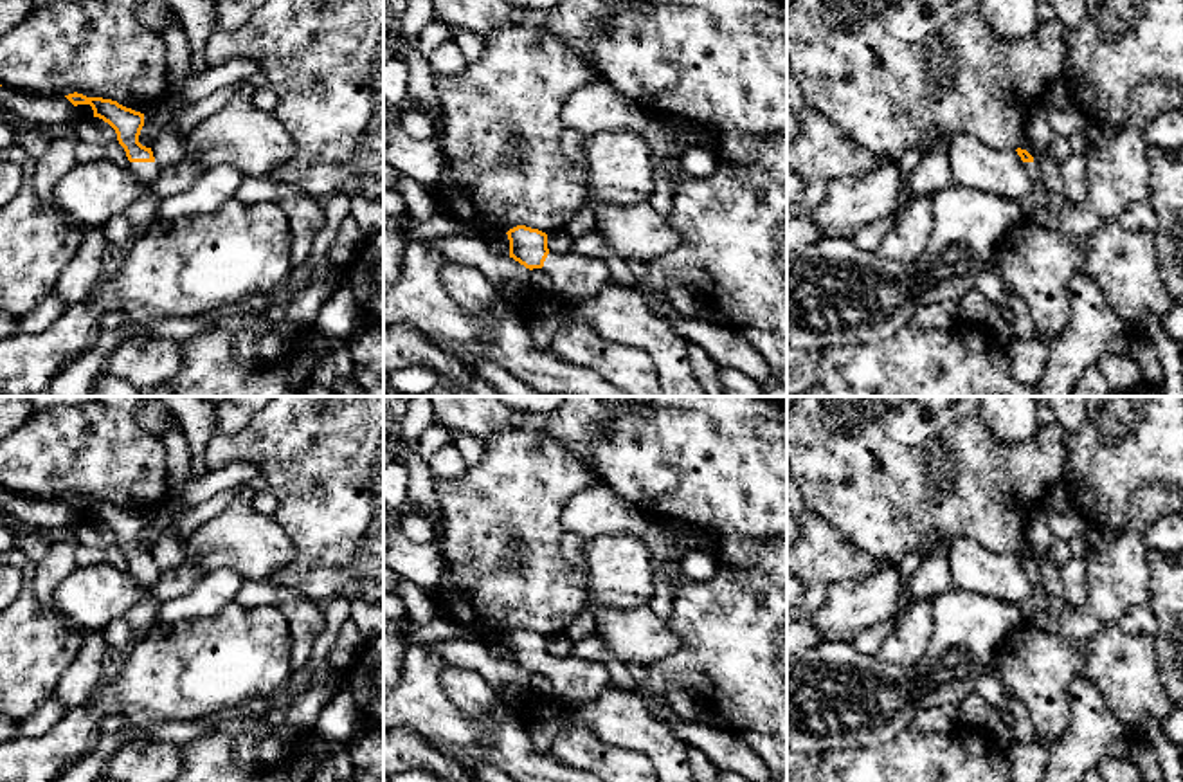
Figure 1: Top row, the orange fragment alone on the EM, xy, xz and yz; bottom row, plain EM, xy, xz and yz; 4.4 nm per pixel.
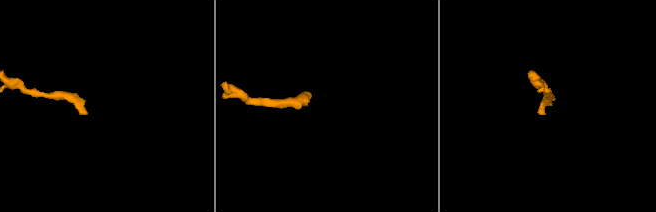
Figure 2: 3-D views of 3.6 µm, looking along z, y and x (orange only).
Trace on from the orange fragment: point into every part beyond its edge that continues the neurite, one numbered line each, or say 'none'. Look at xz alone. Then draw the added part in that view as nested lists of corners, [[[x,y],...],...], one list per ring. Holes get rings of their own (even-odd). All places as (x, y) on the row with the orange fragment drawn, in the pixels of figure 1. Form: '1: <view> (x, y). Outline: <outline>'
1: xz (575, 276). Outline: [[[549,250],[542,270],[553,277],[555,294],[562,299],[592,297],[612,279],[603,259],[573,252],[556,254]]]

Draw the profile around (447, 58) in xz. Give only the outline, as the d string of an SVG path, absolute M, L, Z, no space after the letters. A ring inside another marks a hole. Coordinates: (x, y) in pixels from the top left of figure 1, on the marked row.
M448 40L432 50L430 67L438 74L461 76L468 67L468 61L465 59L457 43L454 40Z

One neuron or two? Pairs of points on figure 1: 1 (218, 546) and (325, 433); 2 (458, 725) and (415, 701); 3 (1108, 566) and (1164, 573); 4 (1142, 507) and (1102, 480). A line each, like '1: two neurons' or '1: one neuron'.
1: two neurons
2: one neuron
3: two neurons
4: two neurons

